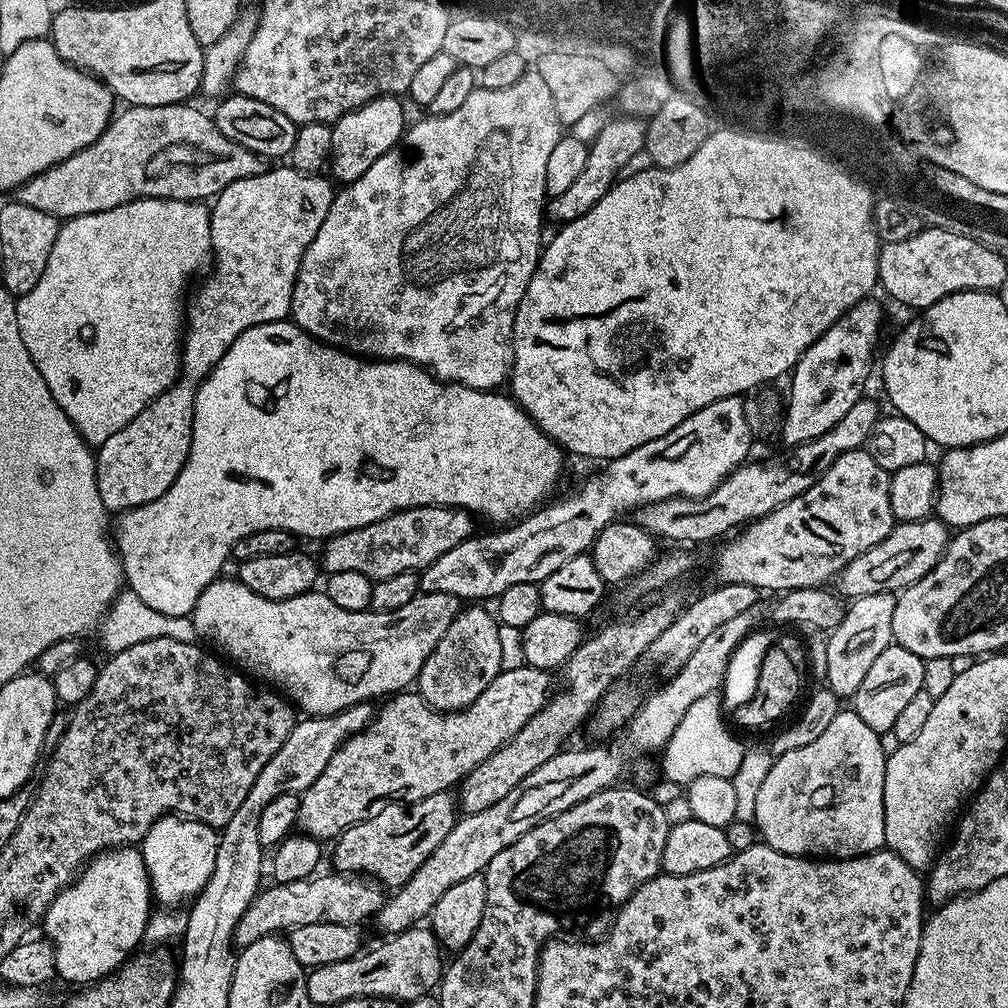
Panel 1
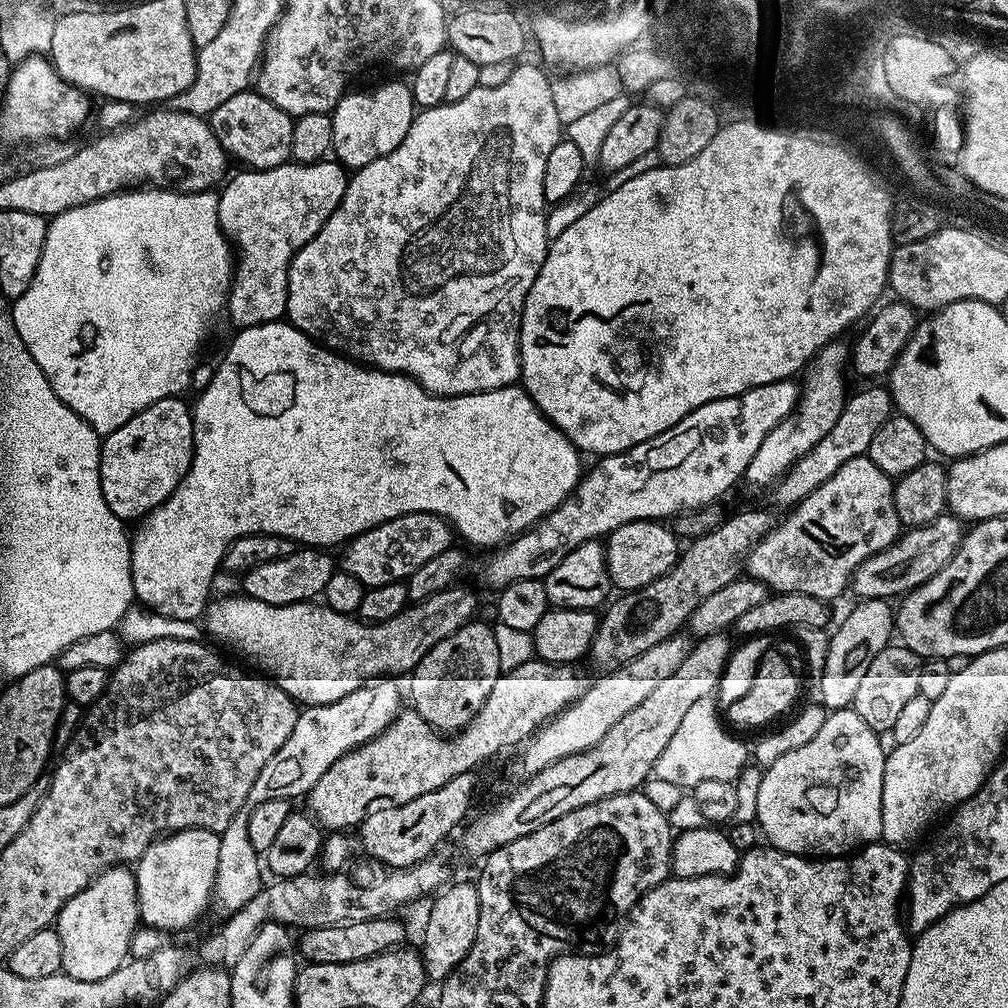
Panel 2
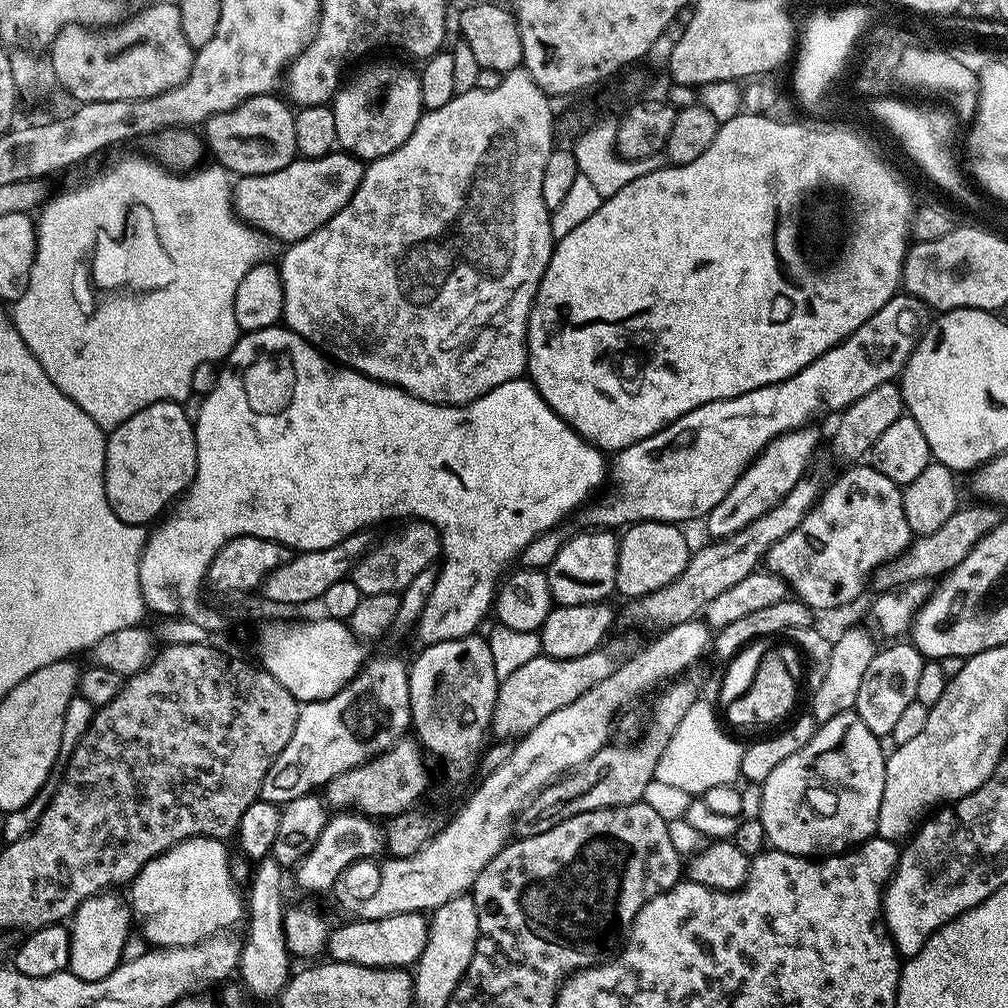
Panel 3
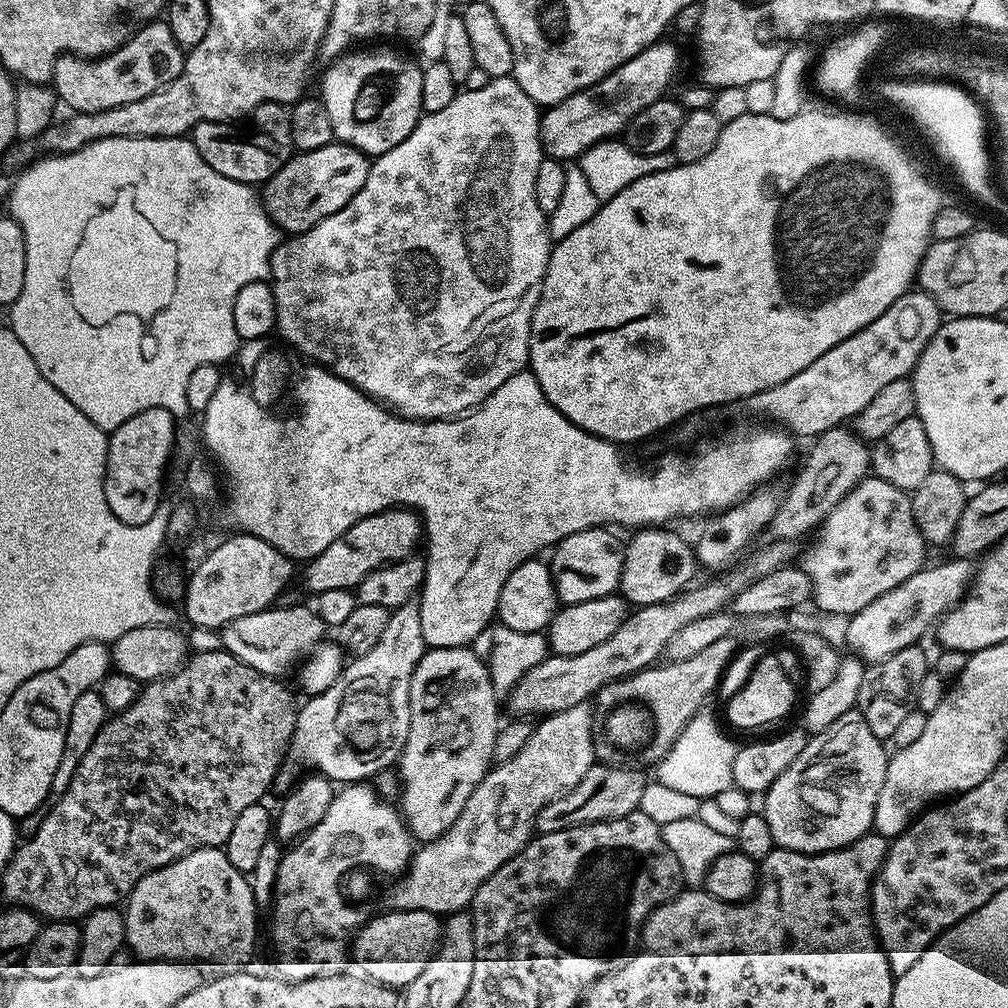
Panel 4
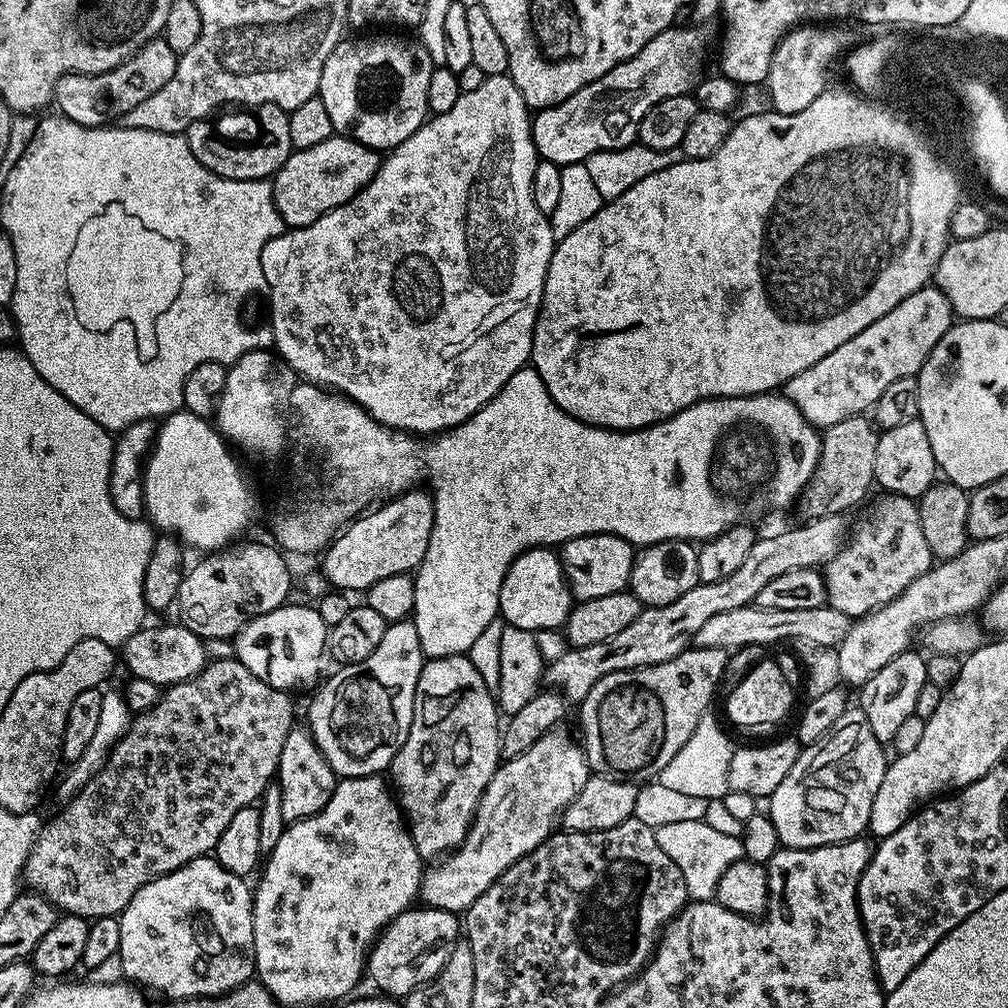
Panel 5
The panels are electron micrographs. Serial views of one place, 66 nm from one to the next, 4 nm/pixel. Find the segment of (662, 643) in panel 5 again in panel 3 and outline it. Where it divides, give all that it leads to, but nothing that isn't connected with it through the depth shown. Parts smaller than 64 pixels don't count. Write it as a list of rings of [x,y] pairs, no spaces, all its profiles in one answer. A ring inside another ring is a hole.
[[[615,636],[590,654],[582,654],[582,658],[555,660],[538,655],[523,663],[509,677],[501,679],[496,690],[496,709],[492,712],[491,735],[496,740],[515,741],[534,730],[534,726],[538,726],[542,718],[554,714],[554,710],[562,710],[562,706],[570,706],[574,698],[582,698],[582,694],[586,694],[590,686],[598,686],[602,678],[610,678],[614,670],[618,670],[638,651],[634,637]]]

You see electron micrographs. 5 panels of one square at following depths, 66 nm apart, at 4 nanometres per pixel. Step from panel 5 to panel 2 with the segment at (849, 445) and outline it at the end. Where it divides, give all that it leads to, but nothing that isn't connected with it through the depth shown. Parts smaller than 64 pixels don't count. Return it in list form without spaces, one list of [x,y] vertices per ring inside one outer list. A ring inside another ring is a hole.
[[[756,508],[736,512],[717,528],[695,537],[689,543],[692,545],[681,551],[676,565],[662,578],[639,588],[637,592],[617,595],[617,600],[613,599],[603,609],[604,616],[602,612],[599,617],[600,625],[588,651],[587,663],[592,663],[596,674],[617,672],[620,668],[627,668],[630,661],[638,658],[638,654],[646,654],[650,646],[658,646],[658,642],[677,635],[705,598],[710,598],[710,594],[738,579],[749,550],[770,531],[773,523],[774,517],[770,513],[759,512]]]

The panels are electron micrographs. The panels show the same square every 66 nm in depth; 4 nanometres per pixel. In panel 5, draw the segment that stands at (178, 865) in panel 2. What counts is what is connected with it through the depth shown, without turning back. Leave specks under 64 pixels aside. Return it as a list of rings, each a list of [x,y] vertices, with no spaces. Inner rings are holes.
[[[212,854],[194,858],[183,864],[178,870],[155,876],[153,880],[146,882],[146,886],[142,886],[142,890],[138,890],[138,894],[134,894],[134,898],[130,898],[130,902],[118,917],[120,921],[118,961],[120,960],[120,968],[124,971],[123,979],[144,990],[153,988],[154,991],[161,992],[168,1000],[189,1000],[195,996],[220,996],[224,992],[249,983],[256,970],[256,959],[254,958],[254,922],[252,921],[253,889],[248,883],[249,881],[245,877],[230,874],[230,870],[223,868]]]

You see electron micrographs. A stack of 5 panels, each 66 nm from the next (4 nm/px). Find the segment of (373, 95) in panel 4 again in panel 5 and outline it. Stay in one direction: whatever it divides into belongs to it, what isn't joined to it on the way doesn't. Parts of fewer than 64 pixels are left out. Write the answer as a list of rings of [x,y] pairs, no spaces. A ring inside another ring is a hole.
[[[341,39],[330,58],[326,58],[326,66],[322,66],[318,95],[330,114],[333,133],[349,136],[368,148],[394,149],[406,142],[410,134],[417,132],[429,115],[426,93],[430,87],[430,74],[434,67],[430,54],[419,42],[411,44],[408,40],[348,39]]]

